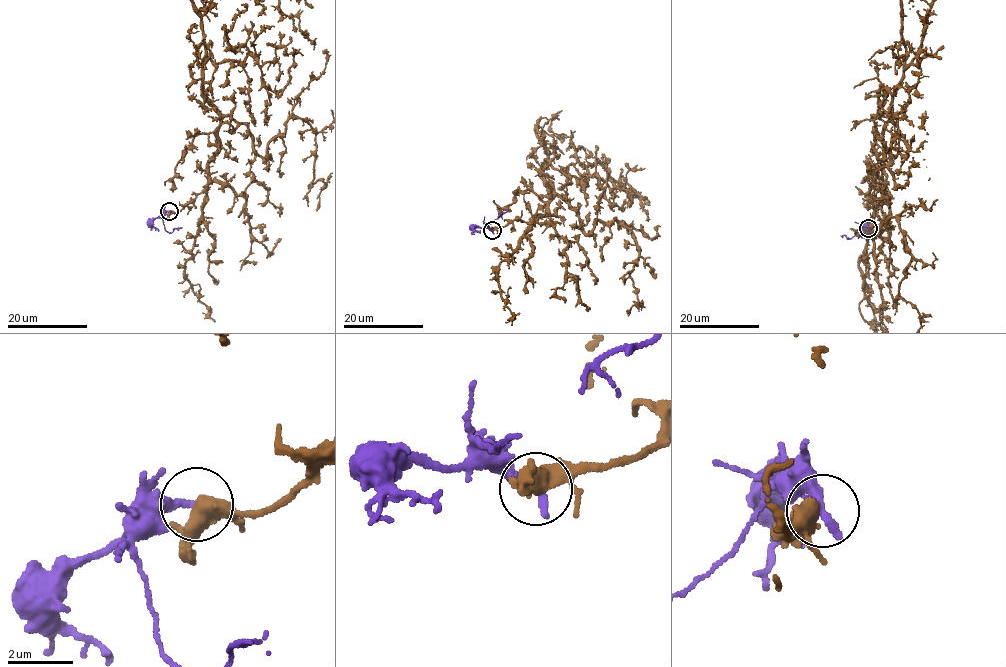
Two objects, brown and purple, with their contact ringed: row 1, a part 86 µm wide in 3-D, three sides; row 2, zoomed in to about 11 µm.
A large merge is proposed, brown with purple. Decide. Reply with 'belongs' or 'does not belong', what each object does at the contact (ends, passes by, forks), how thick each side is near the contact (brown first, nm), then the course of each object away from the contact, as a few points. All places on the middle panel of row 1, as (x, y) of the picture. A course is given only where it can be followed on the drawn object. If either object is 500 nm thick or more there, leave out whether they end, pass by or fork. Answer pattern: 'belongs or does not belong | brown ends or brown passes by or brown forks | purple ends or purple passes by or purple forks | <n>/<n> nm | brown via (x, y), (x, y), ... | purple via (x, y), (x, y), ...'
does not belong | brown forks | purple ends | 400/320 nm | purple via (492, 230), (485, 225), (507, 210)

